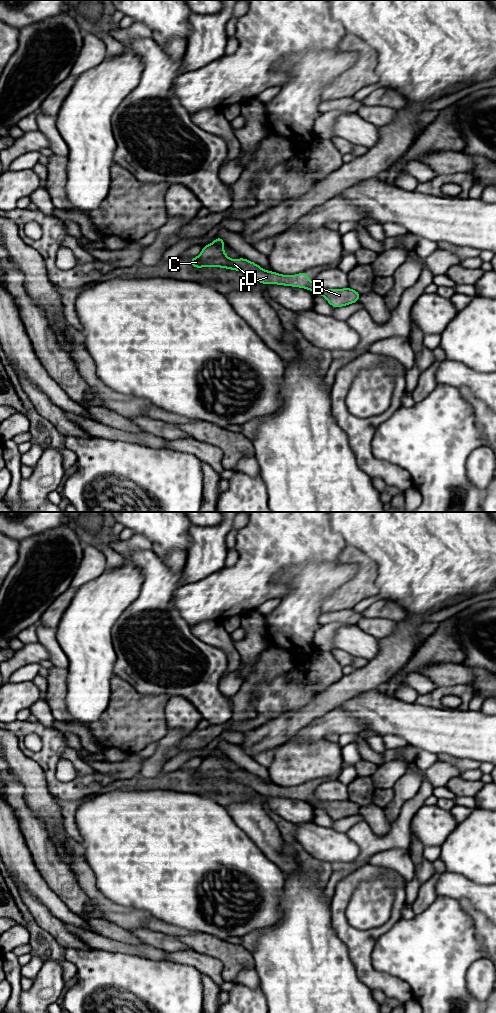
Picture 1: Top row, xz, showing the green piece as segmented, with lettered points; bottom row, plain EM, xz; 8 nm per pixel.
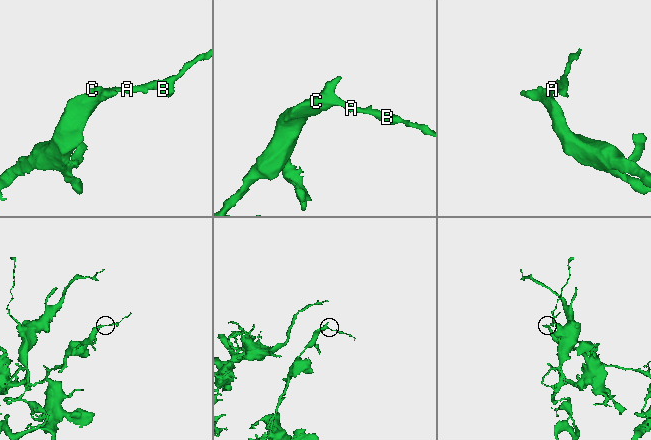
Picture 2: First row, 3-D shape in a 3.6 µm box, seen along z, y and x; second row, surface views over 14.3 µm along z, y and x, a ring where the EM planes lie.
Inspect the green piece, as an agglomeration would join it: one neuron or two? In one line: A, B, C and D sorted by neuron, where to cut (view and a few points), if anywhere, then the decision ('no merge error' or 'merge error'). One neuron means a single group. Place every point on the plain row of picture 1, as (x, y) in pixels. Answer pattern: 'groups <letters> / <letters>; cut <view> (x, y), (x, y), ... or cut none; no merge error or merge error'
groups A B C D; cut none; no merge error

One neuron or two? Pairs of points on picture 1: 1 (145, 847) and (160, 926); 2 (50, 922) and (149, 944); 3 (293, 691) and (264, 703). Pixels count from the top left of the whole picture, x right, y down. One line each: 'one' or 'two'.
1: two
2: one
3: one

